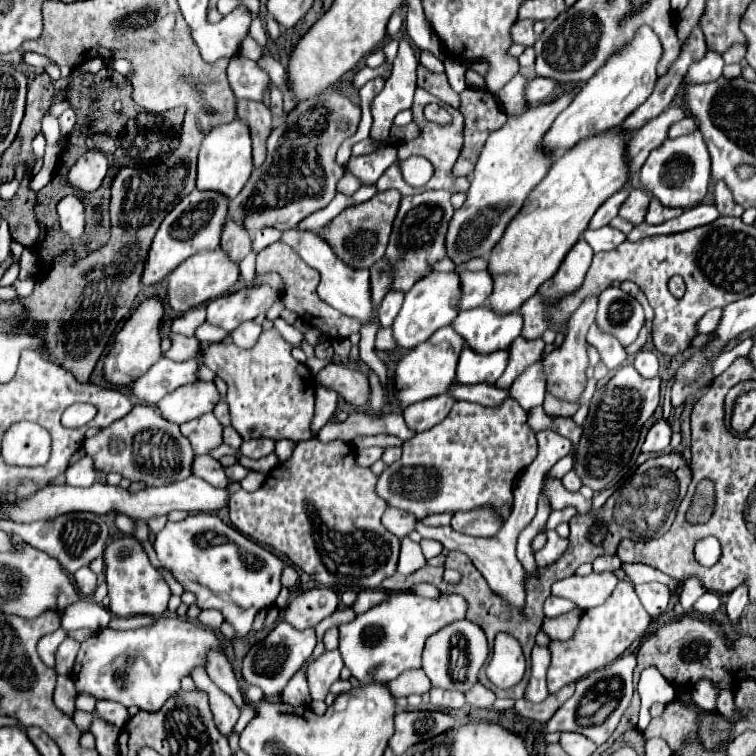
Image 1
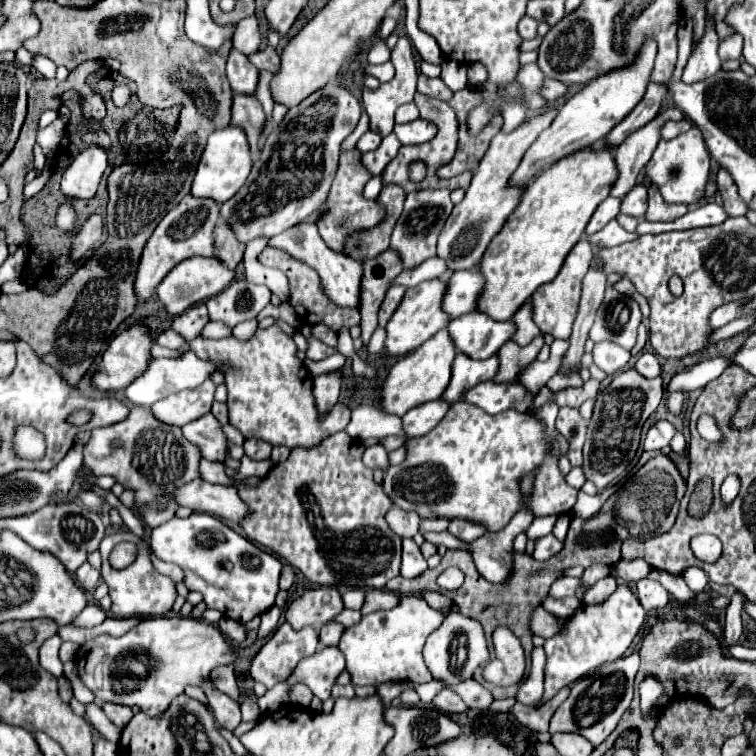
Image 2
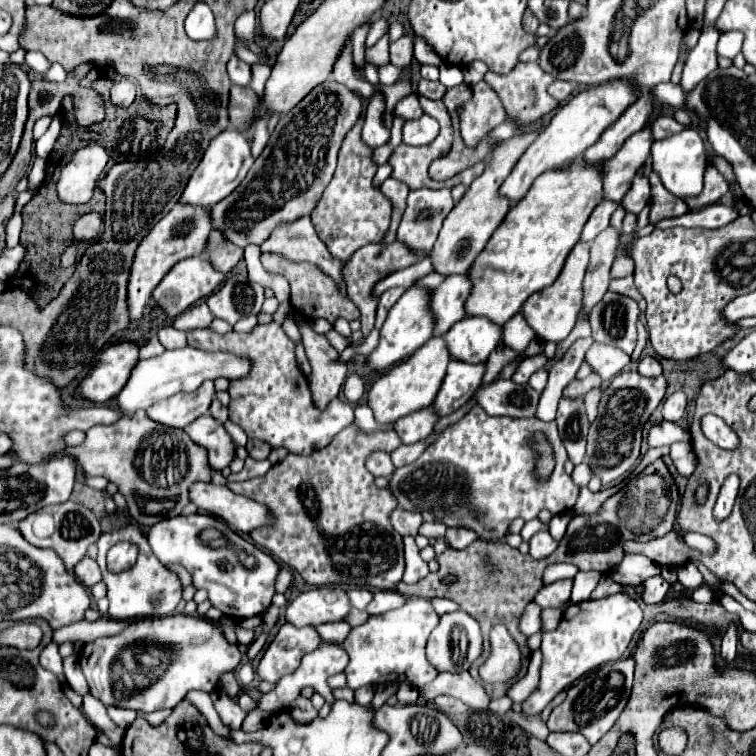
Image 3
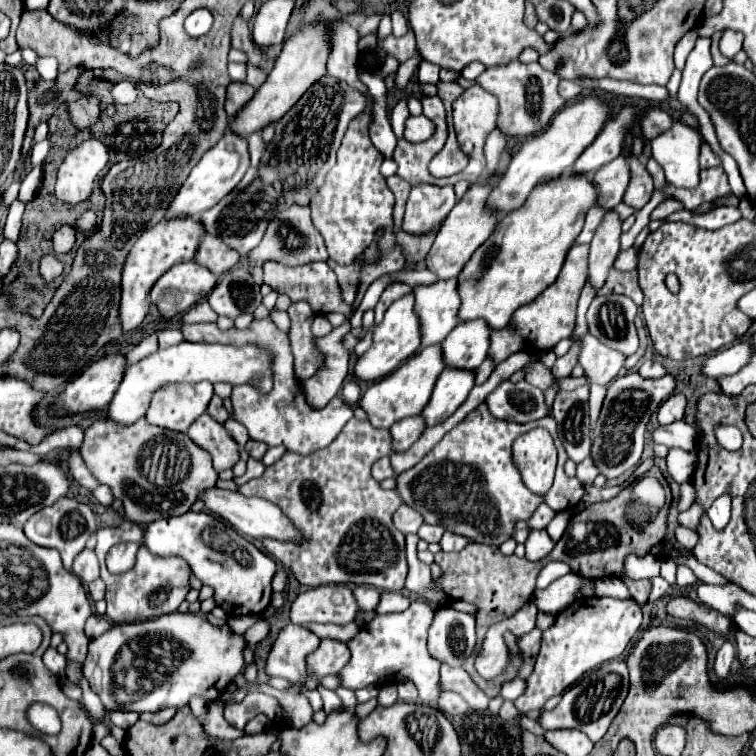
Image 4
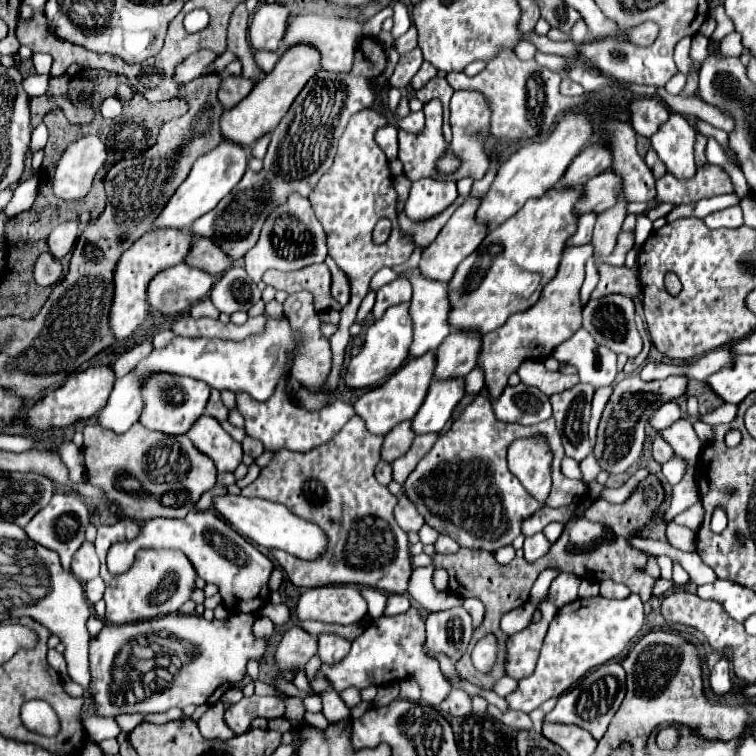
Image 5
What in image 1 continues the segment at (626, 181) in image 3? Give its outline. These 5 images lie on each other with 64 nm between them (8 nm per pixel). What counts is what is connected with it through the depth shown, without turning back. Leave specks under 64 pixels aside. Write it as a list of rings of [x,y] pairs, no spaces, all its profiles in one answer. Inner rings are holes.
[[[670,106],[658,118],[644,124],[636,134],[630,136],[628,142],[628,158],[630,158],[630,176],[642,168],[648,154],[658,148],[668,138],[668,128],[686,118],[686,110],[678,106]]]

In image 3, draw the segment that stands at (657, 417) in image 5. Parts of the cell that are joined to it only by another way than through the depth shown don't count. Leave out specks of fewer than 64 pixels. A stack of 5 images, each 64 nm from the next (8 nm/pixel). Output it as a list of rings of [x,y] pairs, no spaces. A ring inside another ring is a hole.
[[[672,394],[664,402],[662,416],[664,416],[664,420],[676,422],[676,420],[680,420],[684,416],[684,408],[686,408],[686,398],[682,398],[682,394]]]

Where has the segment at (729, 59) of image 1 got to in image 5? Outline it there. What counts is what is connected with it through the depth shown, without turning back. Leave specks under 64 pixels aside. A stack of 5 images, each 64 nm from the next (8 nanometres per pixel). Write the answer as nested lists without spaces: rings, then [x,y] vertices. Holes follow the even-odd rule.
[[[730,32],[720,42],[720,52],[724,56],[740,56],[742,50],[744,50],[744,46],[742,46],[742,40],[740,40],[740,34],[738,32]]]

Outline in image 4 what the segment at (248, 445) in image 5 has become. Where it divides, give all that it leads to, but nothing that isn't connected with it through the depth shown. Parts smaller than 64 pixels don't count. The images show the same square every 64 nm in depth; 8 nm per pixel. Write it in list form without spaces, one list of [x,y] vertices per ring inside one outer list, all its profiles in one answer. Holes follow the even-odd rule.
[[[248,440],[248,442],[246,442],[246,446],[244,446],[244,450],[246,450],[252,458],[262,460],[262,458],[264,458],[264,454],[266,454],[266,450],[268,450],[268,446],[266,446],[264,442],[258,442],[258,440]]]

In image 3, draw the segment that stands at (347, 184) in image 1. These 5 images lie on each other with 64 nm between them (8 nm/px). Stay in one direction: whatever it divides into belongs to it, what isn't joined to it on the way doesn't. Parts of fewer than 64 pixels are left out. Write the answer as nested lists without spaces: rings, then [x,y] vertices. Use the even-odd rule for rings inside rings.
[[[360,118],[352,128],[352,132],[348,132],[348,136],[344,138],[338,154],[338,168],[334,172],[334,178],[312,212],[312,224],[318,236],[332,252],[332,256],[340,260],[348,260],[360,246],[366,246],[370,242],[380,242],[384,232],[388,230],[390,212],[392,212],[392,206],[384,198],[384,194],[372,186],[376,164],[372,164],[370,160],[372,150],[364,146],[360,140],[362,122],[364,118]]]

